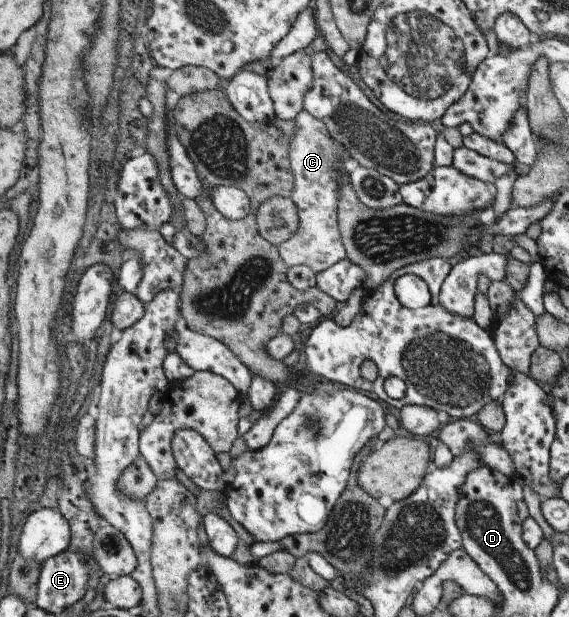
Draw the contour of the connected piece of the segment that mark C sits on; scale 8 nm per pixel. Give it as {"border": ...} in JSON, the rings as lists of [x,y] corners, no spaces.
{"border":[[[306,110],[299,111],[293,122],[295,123],[295,130],[293,137],[288,140],[289,152],[287,157],[293,177],[293,188],[289,198],[297,207],[299,222],[297,230],[286,241],[277,245],[277,252],[287,268],[305,265],[317,274],[345,258],[345,249],[337,226],[336,198],[339,192],[339,181],[347,177],[344,173],[343,159],[348,155],[340,144],[329,137],[322,121],[310,115]]]}

